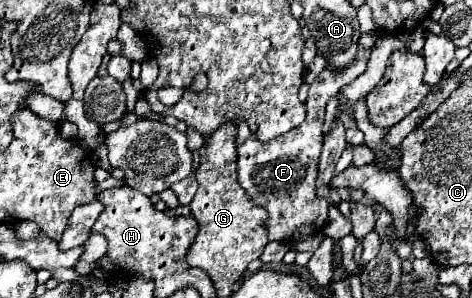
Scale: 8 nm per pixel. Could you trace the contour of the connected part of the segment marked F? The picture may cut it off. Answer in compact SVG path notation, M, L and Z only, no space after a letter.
M360 48L358 58L344 70L322 70L310 84L306 100L306 120L302 126L274 138L272 142L258 142L250 136L242 146L238 146L238 182L248 192L252 202L268 210L268 240L270 242L294 242L304 234L314 234L322 230L328 220L328 202L316 196L316 176L318 158L322 150L322 124L326 102L332 96L330 88L342 88L366 72L372 48Z

